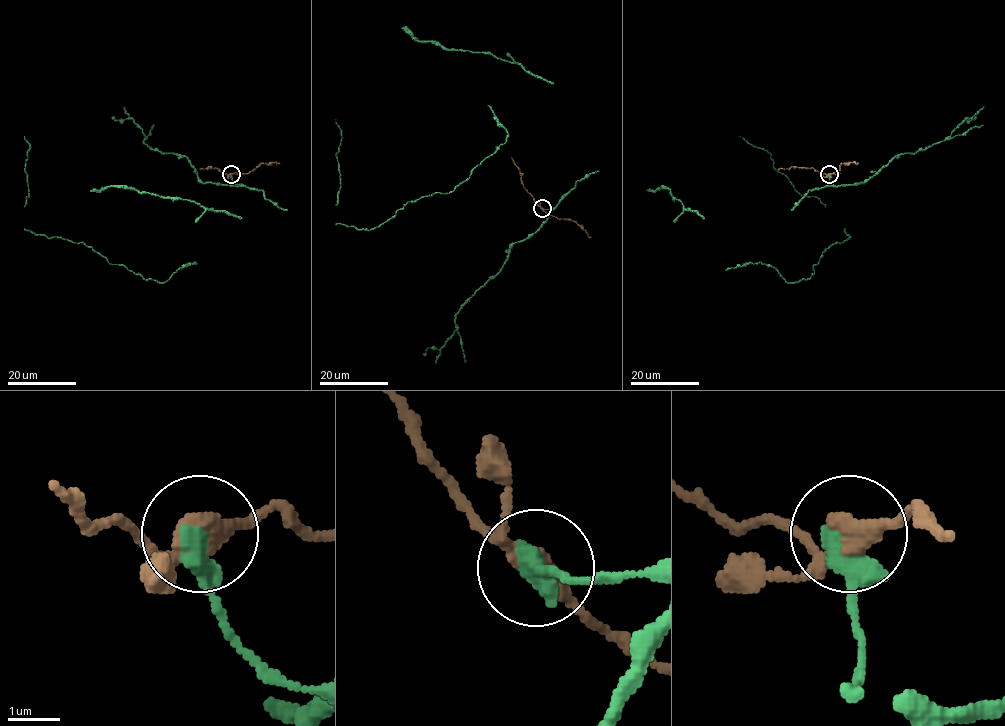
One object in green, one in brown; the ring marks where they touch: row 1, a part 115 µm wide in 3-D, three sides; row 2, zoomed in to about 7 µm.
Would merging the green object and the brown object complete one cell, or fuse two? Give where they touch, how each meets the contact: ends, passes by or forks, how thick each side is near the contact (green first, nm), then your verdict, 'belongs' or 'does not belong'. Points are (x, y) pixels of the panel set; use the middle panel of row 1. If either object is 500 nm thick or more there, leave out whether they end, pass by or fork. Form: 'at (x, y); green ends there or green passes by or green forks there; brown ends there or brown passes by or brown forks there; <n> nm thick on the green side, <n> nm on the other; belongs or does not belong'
at (542, 208); 550 nm thick on the green side, 340 nm on the other; does not belong

